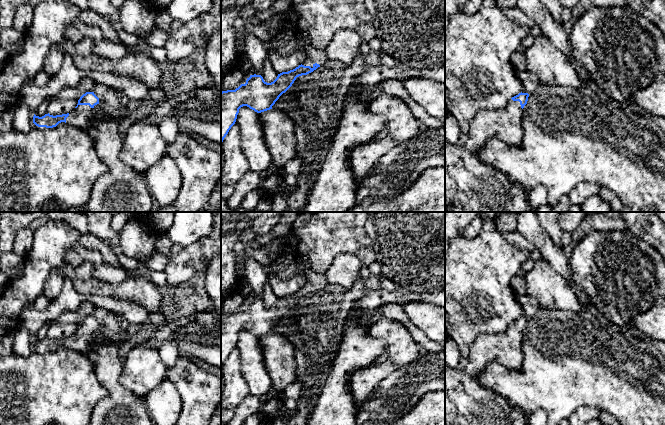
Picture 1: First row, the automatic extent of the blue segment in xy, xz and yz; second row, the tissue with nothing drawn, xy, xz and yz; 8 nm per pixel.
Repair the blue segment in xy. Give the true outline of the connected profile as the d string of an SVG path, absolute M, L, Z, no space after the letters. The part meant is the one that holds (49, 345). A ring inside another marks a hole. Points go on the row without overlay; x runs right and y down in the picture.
M94 316L83 318L77 330L67 338L53 340L48 337L42 341L35 338L33 340L33 347L38 351L53 352L61 346L86 353L94 365L98 381L108 391L108 395L96 404L88 425L154 425L146 408L145 397L130 392L120 384L119 377L123 370L120 346L103 340L99 322Z

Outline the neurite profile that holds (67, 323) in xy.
M86 302L75 311L65 311L50 324L48 337L53 340L69 337L77 330L78 324L83 318L93 316L95 308L93 304Z

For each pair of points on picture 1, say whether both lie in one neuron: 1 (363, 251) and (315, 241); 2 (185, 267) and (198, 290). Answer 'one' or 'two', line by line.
1: one
2: two

